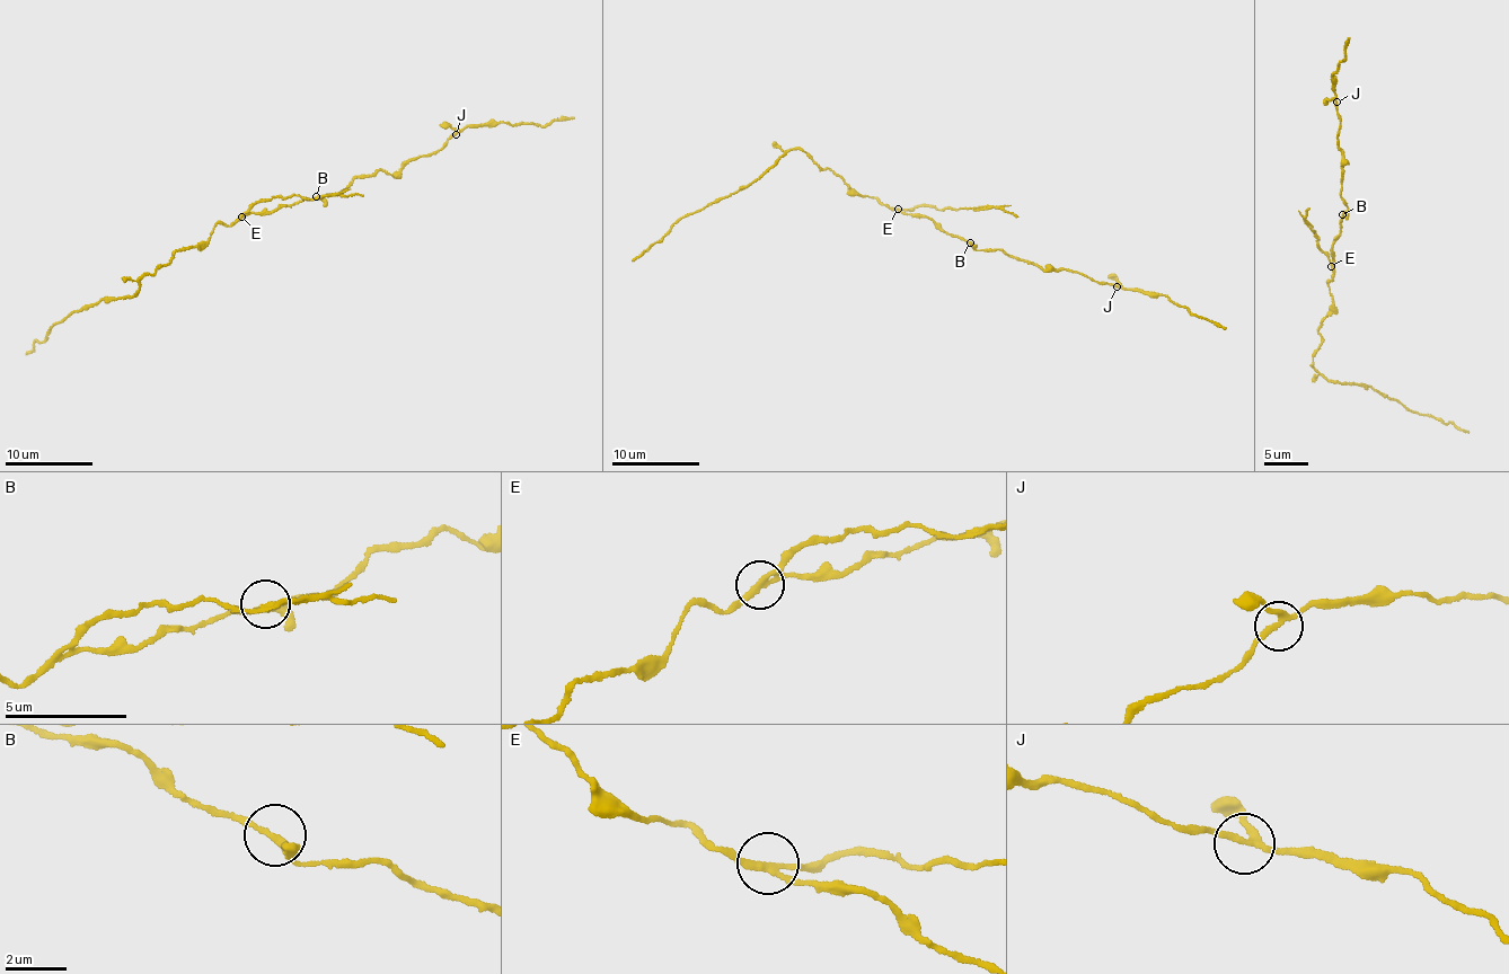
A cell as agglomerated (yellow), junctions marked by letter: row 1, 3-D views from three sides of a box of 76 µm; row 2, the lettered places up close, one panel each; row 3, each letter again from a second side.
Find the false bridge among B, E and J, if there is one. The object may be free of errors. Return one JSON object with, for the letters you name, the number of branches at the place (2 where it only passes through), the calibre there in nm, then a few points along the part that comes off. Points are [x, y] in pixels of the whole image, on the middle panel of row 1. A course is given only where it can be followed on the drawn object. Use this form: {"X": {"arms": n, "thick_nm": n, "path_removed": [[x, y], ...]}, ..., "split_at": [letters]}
{"E": {"arms": 3, "thick_nm": 200, "path_removed": [[897, 209], [998, 206], [1016, 217]]}, "split_at": ["E"]}

